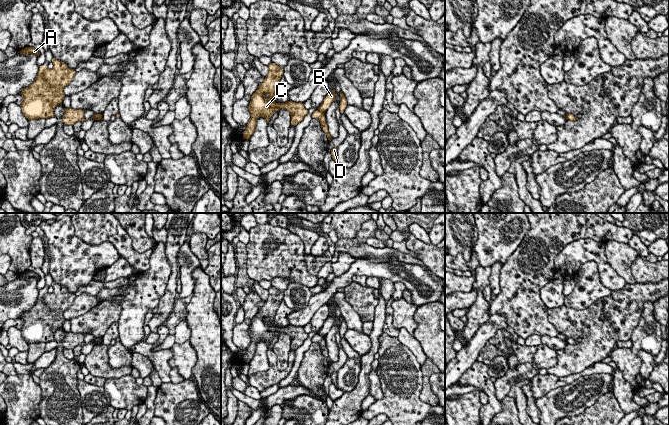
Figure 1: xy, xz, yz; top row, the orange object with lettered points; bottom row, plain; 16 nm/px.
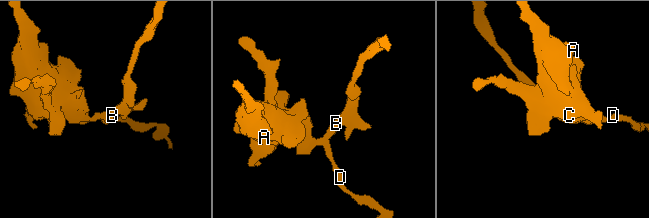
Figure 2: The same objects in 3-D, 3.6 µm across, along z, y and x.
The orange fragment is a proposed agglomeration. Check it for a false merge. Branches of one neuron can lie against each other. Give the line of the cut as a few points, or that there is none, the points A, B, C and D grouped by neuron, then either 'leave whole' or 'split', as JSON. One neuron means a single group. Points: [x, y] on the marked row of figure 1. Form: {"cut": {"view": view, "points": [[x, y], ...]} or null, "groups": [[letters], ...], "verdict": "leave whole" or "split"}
{"cut": {"view": "xz", "points": [[318, 109], [323, 113]]}, "groups": [["A", "C", "D"], ["B"]], "verdict": "split"}

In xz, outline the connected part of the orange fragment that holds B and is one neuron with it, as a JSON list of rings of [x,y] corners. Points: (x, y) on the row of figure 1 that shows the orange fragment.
[[[333,90],[331,92],[329,92],[326,97],[324,98],[321,106],[318,108],[318,110],[320,112],[325,113],[325,111],[330,107],[330,105],[332,104],[332,102],[334,101],[334,98],[336,96],[336,92]]]

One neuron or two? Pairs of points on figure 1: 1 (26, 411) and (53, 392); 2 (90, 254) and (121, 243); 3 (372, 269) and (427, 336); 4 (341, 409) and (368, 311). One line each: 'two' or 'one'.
1: two
2: two
3: two
4: two

